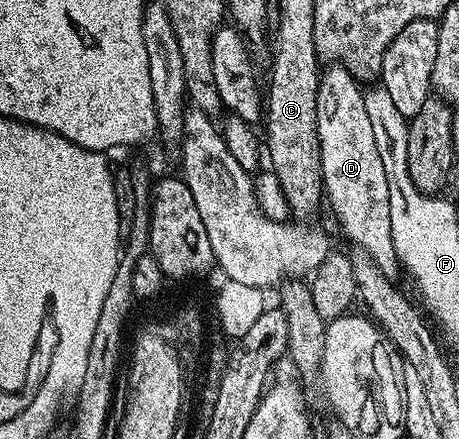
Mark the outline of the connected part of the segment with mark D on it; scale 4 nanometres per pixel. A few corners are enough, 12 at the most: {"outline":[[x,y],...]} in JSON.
{"outline":[[343,65],[319,74],[327,203],[356,250],[401,273],[376,118]]}

